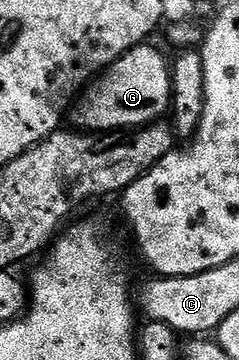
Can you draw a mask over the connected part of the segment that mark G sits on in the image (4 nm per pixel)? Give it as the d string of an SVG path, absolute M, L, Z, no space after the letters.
M148 43L136 45L128 53L123 53L122 56L120 56L113 65L108 66L107 69L103 70L103 72L101 72L99 76L95 78L94 83L89 84L87 88L85 88L83 92L79 94L78 100L74 105L74 113L76 109L75 128L77 130L87 131L89 133L99 133L101 135L108 135L108 132L110 132L111 129L128 129L127 131L135 131L145 125L151 125L153 123L159 122L161 118L163 118L160 116L162 116L163 113L165 116L165 114L169 112L172 103L172 74L170 72L170 65L167 60L164 62L164 57L159 53L158 50L151 49L150 46L151 44Z

